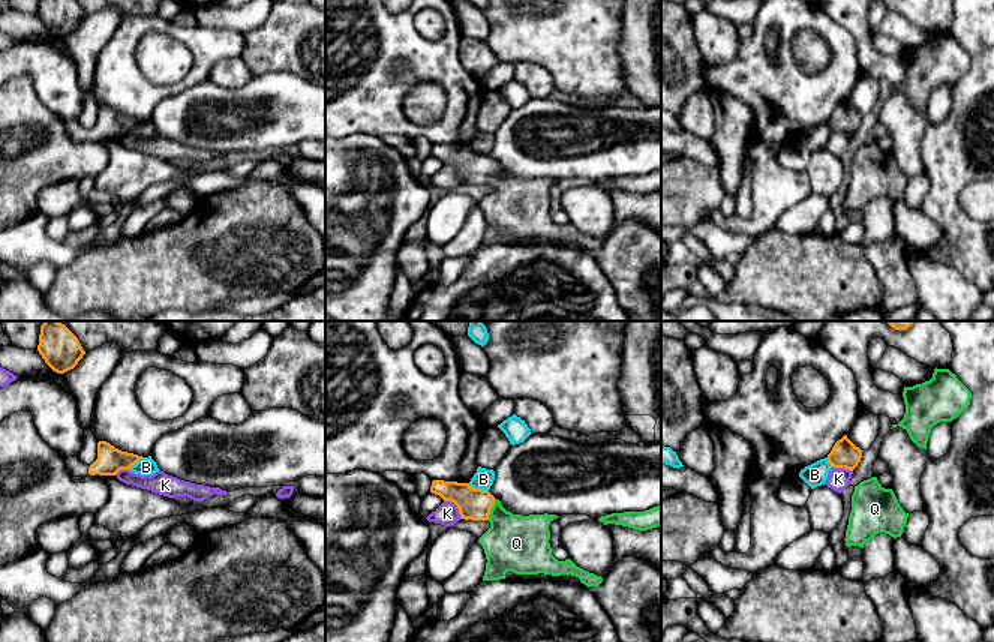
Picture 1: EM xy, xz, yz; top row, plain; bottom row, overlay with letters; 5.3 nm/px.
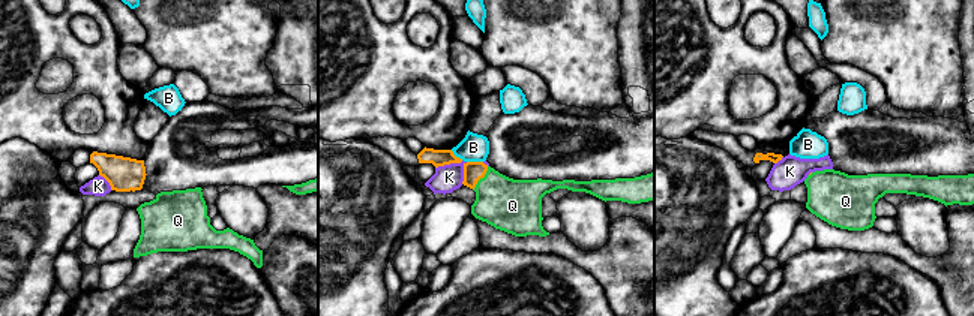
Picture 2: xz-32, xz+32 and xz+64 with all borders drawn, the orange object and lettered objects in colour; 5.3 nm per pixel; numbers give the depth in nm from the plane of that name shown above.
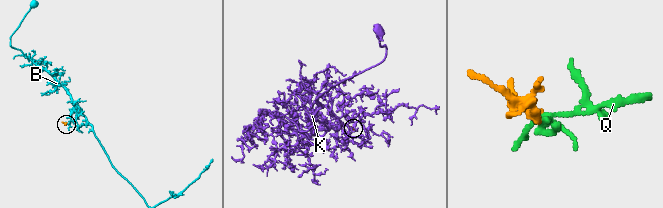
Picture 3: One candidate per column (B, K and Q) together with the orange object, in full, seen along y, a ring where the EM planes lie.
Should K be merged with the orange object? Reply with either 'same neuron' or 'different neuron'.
different neuron

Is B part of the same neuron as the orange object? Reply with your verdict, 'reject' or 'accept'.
reject

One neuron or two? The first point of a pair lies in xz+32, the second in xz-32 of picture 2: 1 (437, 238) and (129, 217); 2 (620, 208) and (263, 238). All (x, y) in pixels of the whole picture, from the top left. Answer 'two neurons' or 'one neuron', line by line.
1: two neurons
2: one neuron

